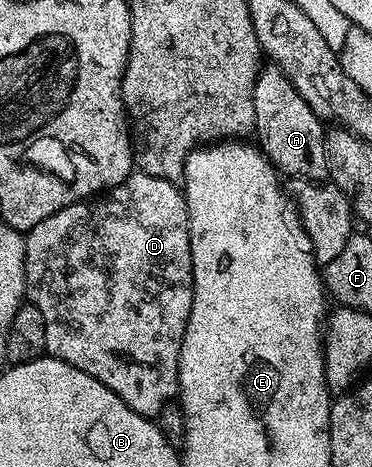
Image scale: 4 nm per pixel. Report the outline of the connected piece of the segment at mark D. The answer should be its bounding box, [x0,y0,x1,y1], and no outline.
[25,170,195,417]

